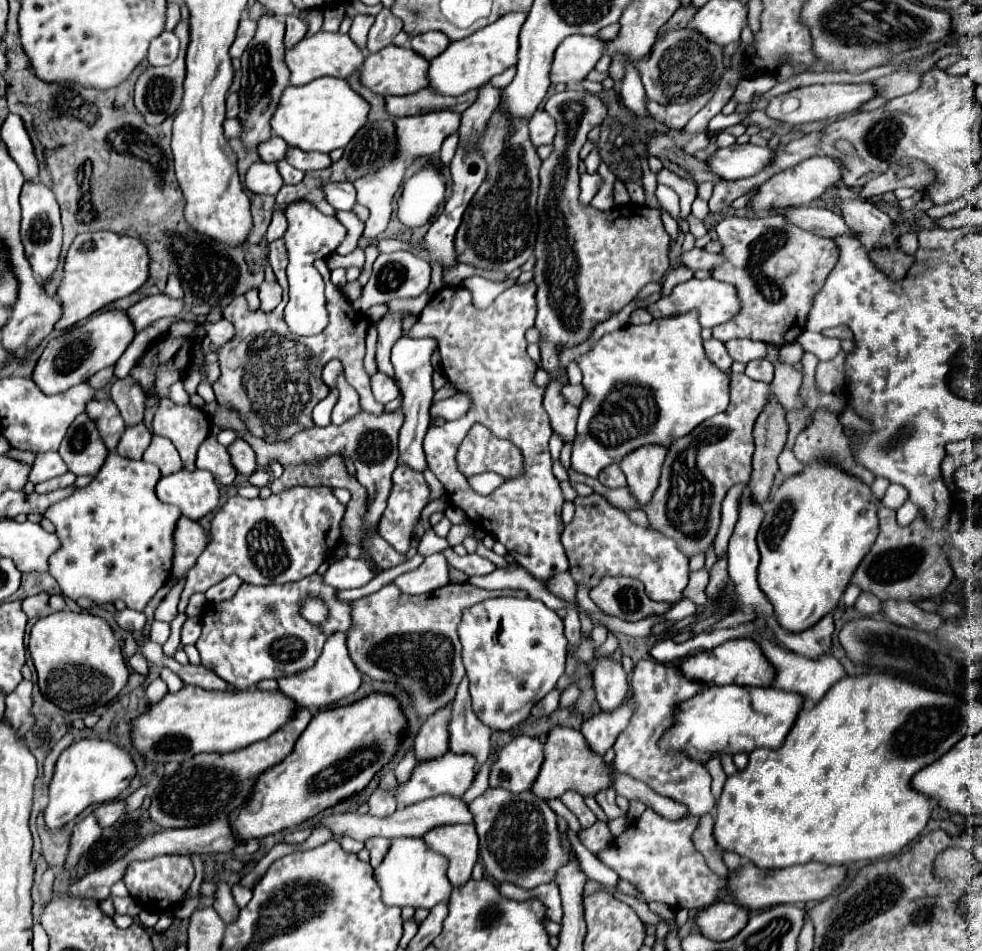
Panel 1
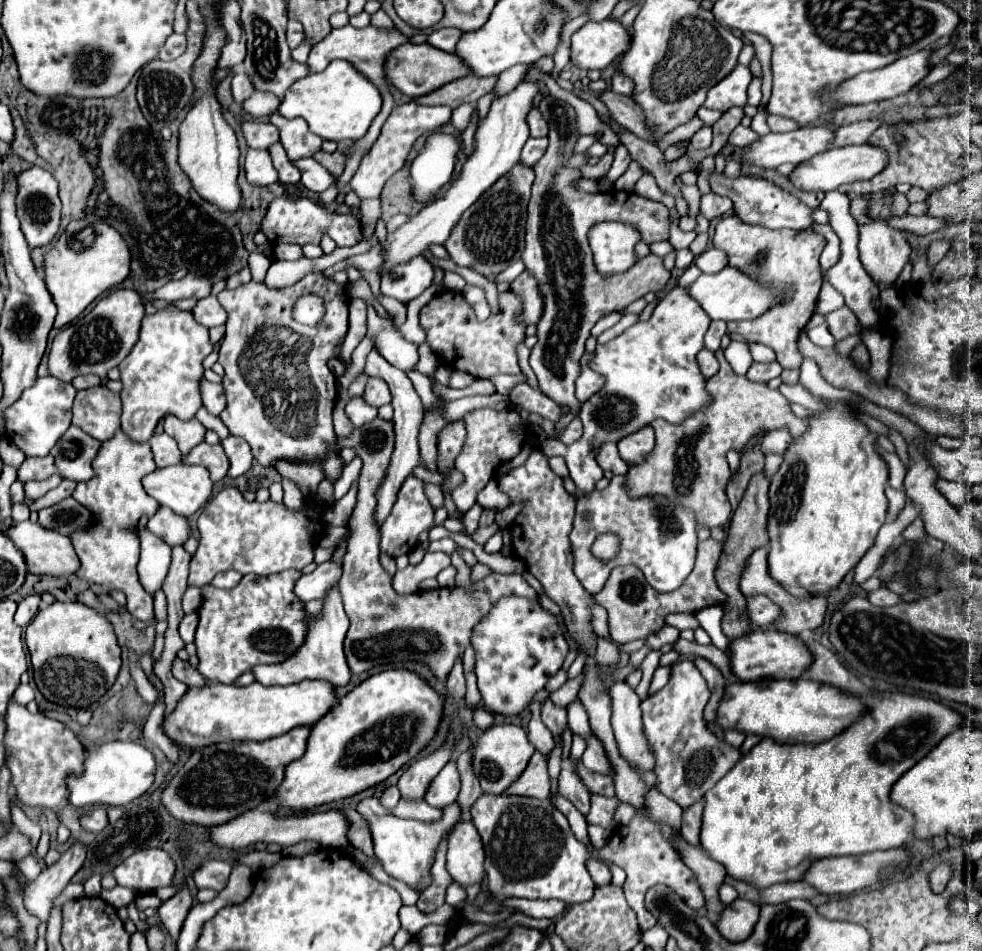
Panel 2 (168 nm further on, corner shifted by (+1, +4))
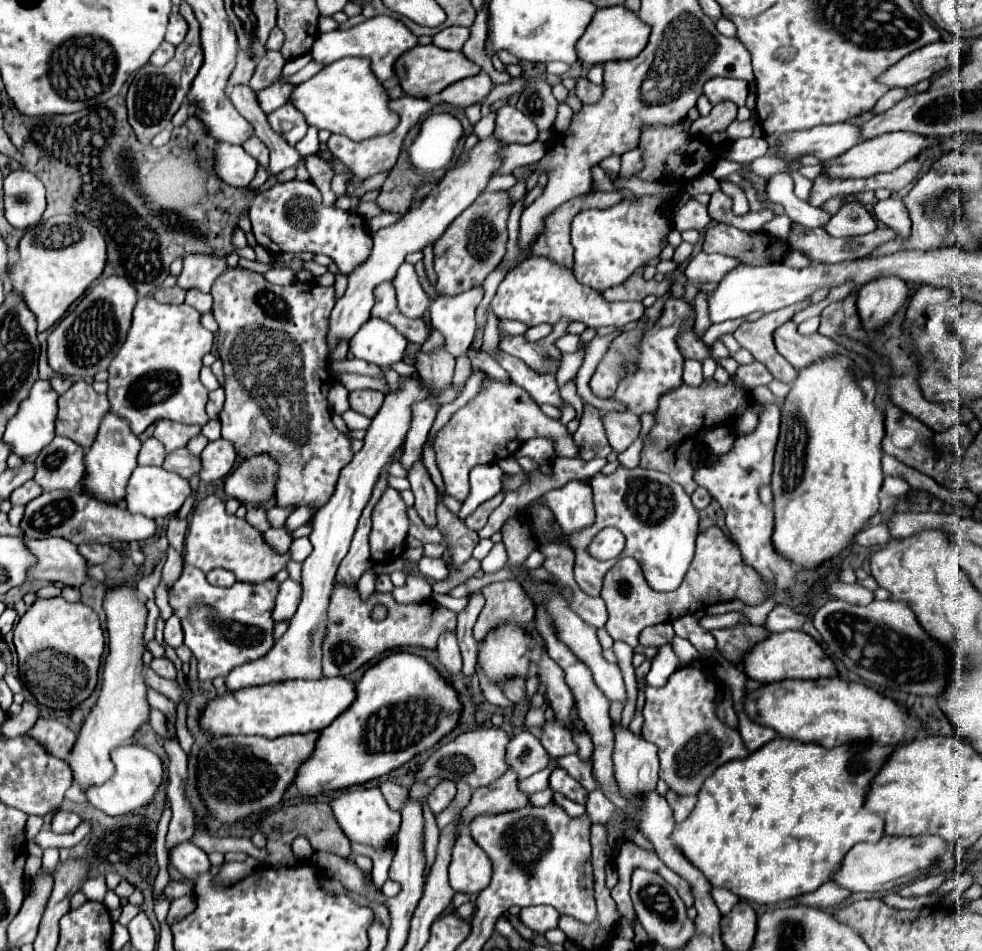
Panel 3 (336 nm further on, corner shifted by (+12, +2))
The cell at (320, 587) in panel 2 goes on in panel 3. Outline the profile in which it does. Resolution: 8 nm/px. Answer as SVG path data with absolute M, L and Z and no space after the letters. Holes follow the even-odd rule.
M287 578L279 586L279 596L277 596L277 604L275 604L275 610L273 610L273 620L275 622L291 620L297 606L299 606L299 600L301 600L301 584Z

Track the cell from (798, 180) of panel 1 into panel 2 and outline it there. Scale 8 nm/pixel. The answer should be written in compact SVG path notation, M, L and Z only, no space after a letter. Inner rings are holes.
M870 144L832 148L832 150L820 152L816 156L812 156L810 160L798 164L794 168L794 172L788 176L788 180L794 184L796 190L802 190L802 192L830 192L842 184L856 182L856 180L868 180L868 178L876 176L886 166L886 162L888 162L886 152L882 148L876 148Z

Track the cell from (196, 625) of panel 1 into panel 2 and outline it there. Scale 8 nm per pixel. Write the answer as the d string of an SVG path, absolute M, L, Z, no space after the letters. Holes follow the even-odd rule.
M188 614L182 618L180 622L180 636L184 642L194 642L194 634L198 628L198 616L196 614Z

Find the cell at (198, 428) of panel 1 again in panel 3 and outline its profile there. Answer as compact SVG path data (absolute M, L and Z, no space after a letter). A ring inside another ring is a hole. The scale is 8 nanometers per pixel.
M159 420L155 426L153 436L163 442L167 452L173 452L177 448L185 448L187 442L201 432L201 426L185 426L173 420Z

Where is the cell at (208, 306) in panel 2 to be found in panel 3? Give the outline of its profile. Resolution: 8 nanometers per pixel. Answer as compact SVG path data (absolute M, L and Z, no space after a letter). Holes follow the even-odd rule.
M191 288L191 290L187 292L185 304L193 306L193 308L199 310L201 314L203 314L203 312L209 312L209 310L211 310L211 294L205 294L205 292L197 290L197 288Z

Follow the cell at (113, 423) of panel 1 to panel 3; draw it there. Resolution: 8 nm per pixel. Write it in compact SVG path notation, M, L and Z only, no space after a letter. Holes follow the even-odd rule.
M81 380L59 396L57 408L55 434L87 450L97 436L101 418L109 410L109 400L107 394L97 394L91 384Z

